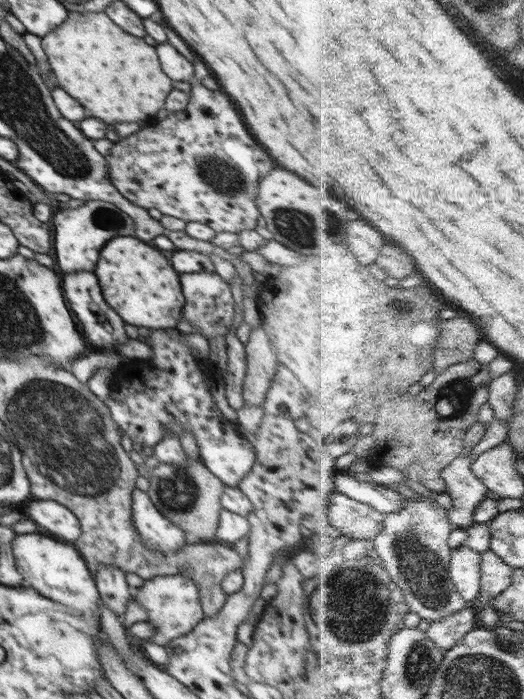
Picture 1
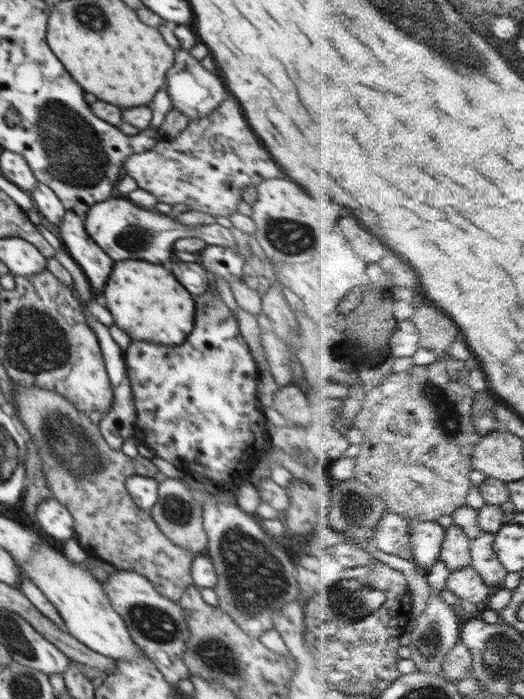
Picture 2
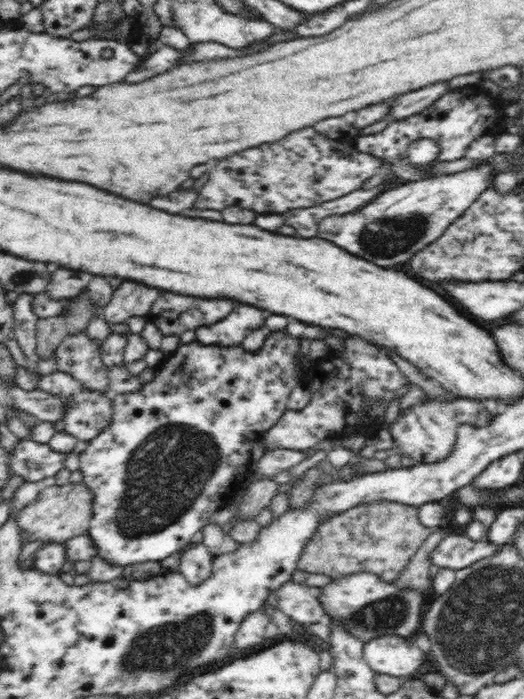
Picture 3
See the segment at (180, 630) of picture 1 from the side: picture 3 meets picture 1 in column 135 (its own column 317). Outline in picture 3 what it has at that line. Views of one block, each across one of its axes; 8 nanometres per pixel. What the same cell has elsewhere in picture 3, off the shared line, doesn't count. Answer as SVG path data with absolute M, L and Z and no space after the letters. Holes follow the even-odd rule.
M357 572L344 578L332 579L325 587L316 590L316 597L326 613L325 621L340 621L362 644L386 635L409 638L420 628L425 612L422 609L422 591L398 587L398 583L384 581L380 575L369 572Z

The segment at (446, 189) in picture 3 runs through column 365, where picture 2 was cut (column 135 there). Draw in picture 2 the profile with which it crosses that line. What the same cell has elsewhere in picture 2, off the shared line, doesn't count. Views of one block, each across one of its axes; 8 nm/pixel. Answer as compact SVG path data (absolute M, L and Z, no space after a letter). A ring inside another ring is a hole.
M126 196L110 197L108 200L93 204L84 219L84 230L108 256L112 256L112 260L134 258L134 260L148 260L154 264L162 264L172 256L172 246L182 237L200 238L214 246L226 248L236 246L236 239L229 228L218 223L184 226L170 214L160 213L155 208L136 206Z

